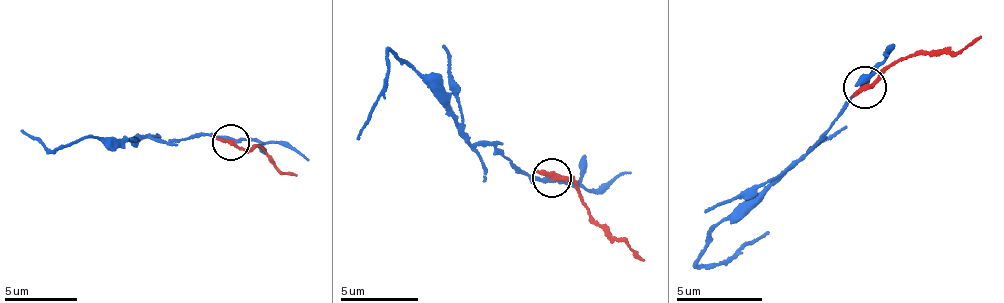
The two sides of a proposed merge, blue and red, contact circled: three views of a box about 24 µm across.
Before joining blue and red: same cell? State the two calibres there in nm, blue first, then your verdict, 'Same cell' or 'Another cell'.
Thickness 220 nm (blue) against 360 nm. Another cell

